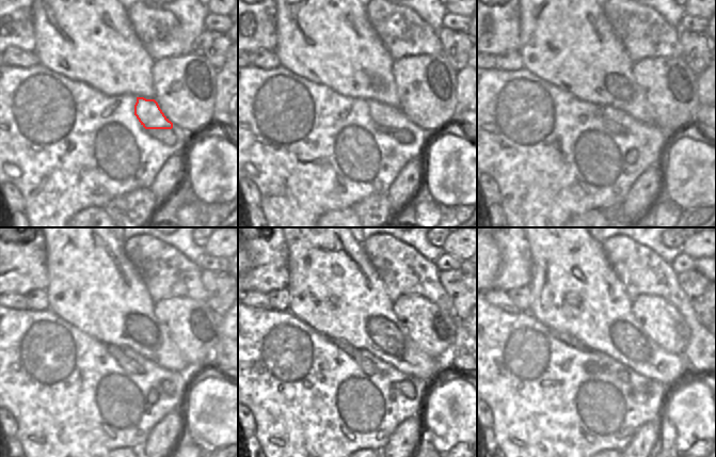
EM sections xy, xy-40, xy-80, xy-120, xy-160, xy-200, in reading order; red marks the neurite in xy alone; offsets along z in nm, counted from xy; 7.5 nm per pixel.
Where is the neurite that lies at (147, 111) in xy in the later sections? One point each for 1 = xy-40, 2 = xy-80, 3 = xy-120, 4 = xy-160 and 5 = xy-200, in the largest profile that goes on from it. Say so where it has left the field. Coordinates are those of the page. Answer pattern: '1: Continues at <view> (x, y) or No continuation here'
1: Continues at xy-40 (382, 114)
2: Continues at xy-80 (615, 119)
3: Continues at xy-120 (126, 358)
4: Continues at xy-160 (363, 358)
5: Continues at xy-200 (566, 337)

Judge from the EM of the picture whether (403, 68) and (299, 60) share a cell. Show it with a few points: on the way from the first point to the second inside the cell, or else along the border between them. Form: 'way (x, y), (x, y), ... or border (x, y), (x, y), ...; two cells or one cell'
border (392, 61), (392, 74), (397, 92); two cells

